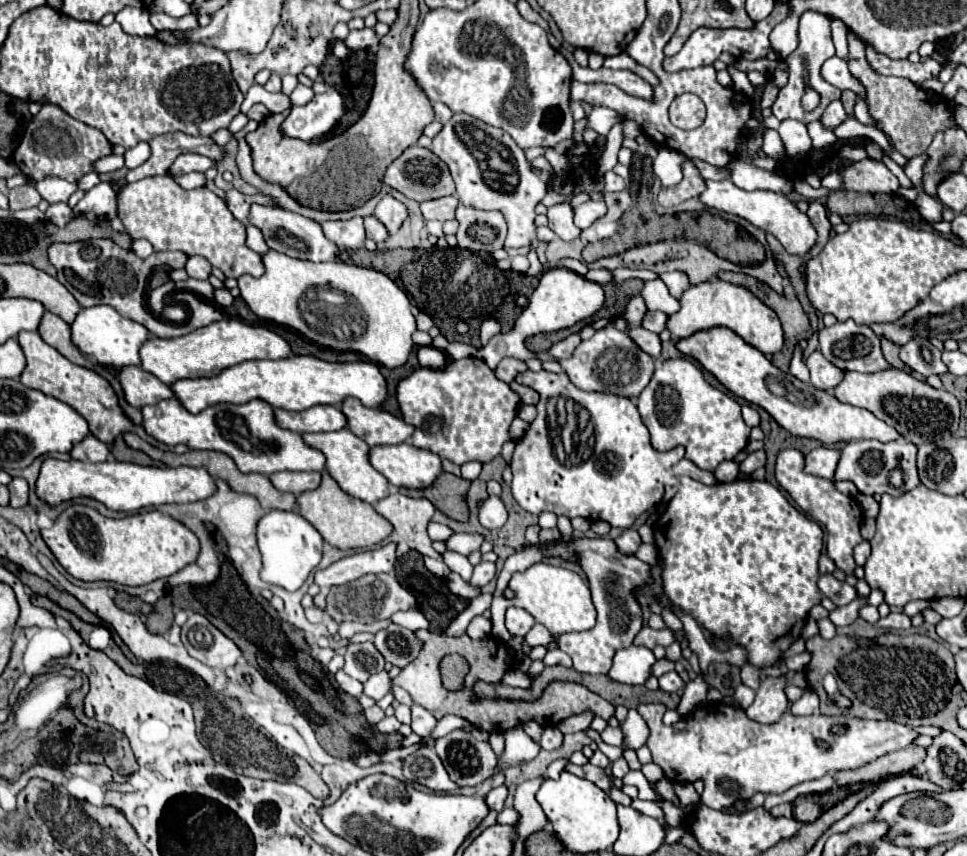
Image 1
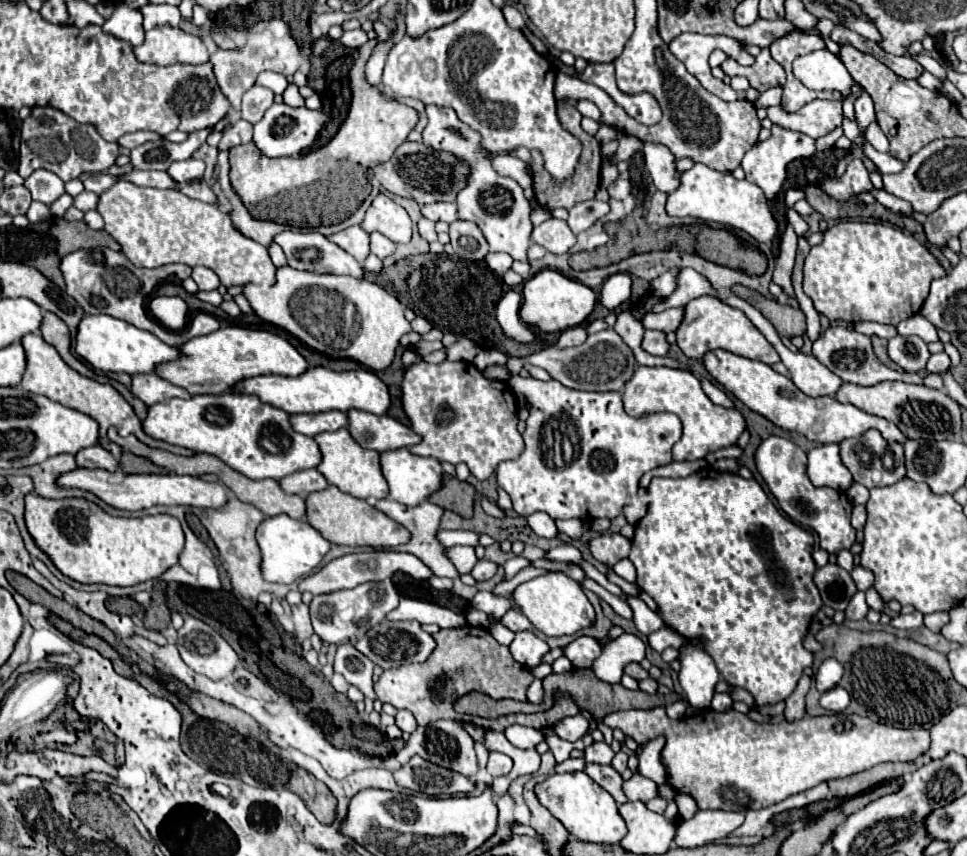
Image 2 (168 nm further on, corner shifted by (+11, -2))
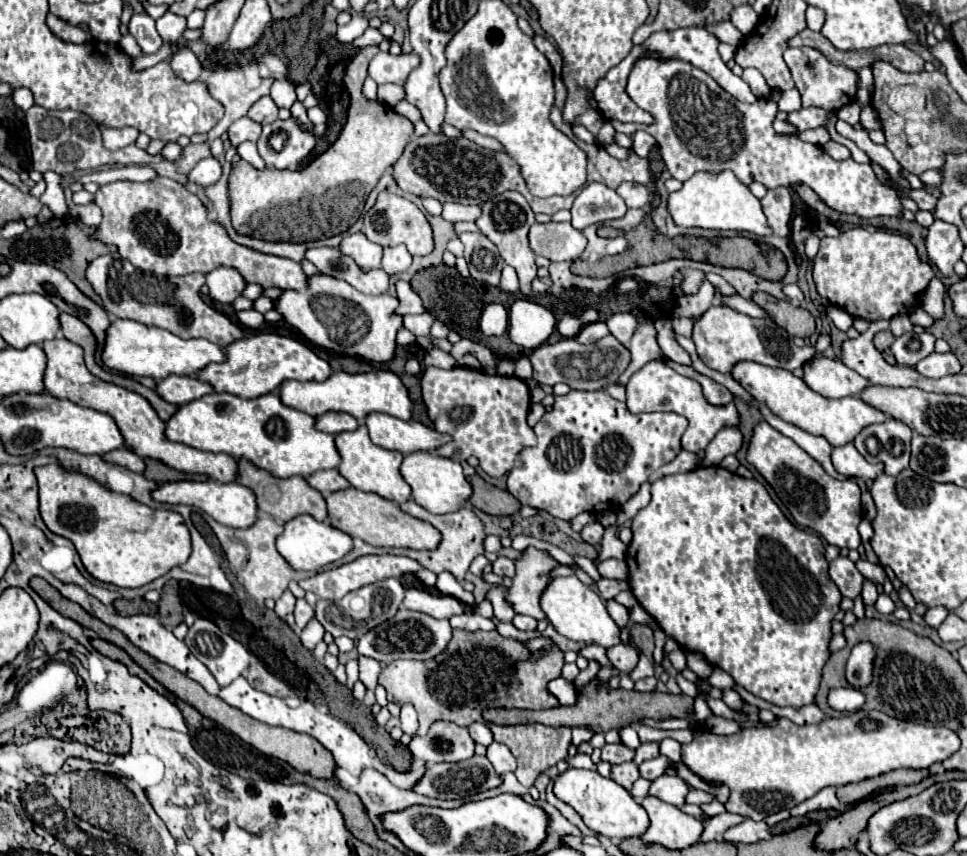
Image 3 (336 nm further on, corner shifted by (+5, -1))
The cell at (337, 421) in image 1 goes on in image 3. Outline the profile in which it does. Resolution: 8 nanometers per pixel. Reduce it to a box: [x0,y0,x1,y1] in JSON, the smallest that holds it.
[316,411,358,435]

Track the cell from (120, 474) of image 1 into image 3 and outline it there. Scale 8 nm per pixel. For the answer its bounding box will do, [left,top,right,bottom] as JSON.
[152,481,258,527]

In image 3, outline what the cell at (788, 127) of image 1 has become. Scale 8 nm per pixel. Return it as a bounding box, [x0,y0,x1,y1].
[760,187,792,237]

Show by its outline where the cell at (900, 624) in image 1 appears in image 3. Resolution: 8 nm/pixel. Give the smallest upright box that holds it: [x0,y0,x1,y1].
[924,607,948,627]

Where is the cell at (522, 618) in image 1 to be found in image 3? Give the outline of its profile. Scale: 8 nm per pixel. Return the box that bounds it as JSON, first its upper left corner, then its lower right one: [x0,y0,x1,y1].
[512,615,538,631]

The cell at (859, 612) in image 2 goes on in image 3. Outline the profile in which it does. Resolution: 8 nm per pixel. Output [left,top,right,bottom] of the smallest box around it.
[862,581,878,605]

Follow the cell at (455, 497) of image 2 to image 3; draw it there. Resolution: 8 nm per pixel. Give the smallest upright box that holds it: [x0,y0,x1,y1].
[470,475,520,515]

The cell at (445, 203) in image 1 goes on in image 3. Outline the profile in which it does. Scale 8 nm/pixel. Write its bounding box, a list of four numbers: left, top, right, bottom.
[442,203,480,221]

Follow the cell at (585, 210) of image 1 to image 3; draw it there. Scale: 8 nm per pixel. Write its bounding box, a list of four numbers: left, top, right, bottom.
[570,183,628,231]

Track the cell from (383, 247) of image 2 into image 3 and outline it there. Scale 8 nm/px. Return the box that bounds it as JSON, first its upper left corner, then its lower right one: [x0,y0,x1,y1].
[382,247,412,275]

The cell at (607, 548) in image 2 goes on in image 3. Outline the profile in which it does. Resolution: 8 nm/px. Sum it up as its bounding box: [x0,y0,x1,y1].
[582,521,604,545]

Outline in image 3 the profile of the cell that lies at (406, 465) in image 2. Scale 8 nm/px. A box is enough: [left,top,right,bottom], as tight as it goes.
[400,451,472,513]

